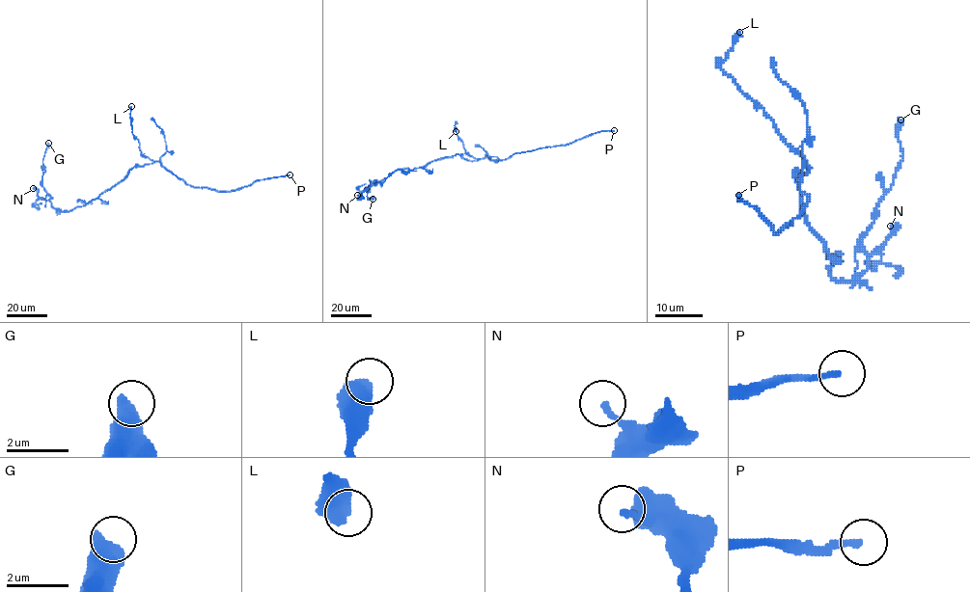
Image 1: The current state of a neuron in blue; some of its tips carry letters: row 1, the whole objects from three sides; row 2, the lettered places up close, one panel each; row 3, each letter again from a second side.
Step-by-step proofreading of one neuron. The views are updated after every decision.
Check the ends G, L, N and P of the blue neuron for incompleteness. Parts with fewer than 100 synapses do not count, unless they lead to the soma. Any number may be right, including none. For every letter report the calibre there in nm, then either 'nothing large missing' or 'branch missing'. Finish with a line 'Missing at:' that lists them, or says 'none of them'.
G: 650 nm | nothing large missing
L: 750 nm | nothing large missing
N: 200 nm | nothing large missing
P: 180 nm | branch missing
Missing at: P

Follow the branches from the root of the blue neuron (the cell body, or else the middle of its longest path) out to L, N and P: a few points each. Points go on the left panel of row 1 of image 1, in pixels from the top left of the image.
L: (133, 168), (154, 161), (141, 153), (130, 124), (131, 106)
N: (133, 168), (124, 179), (96, 198), (69, 210), (54, 208), (33, 188)
P: (133, 168), (159, 161), (187, 184), (217, 191), (236, 190), (257, 180), (290, 174)

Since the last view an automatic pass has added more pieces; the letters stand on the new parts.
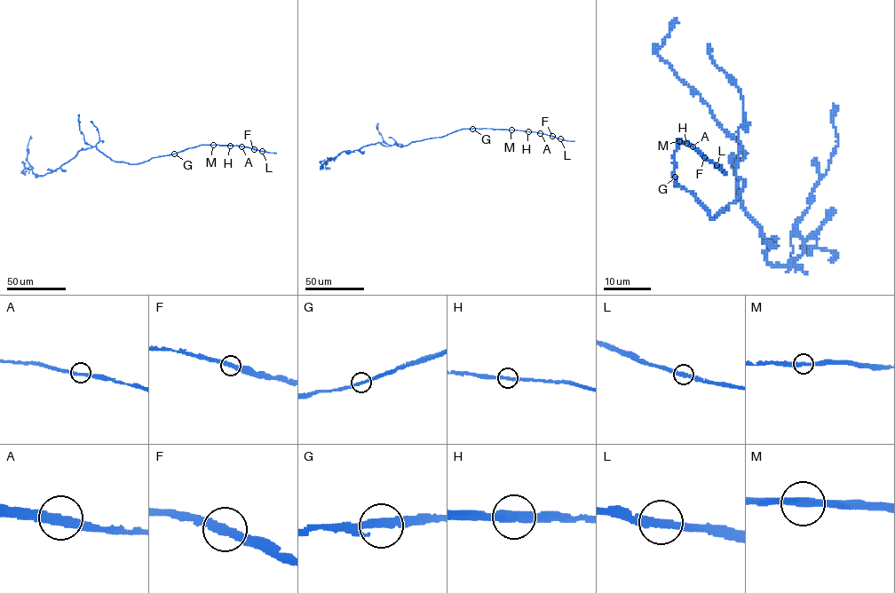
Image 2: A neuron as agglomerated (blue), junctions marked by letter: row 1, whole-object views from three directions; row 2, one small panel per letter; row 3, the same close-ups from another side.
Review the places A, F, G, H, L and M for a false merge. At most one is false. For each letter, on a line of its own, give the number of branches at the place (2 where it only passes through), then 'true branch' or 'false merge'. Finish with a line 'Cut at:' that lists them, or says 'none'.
A: 2 | true branch
F: 2 | true branch
G: 2 | true branch
H: 2 | true branch
L: 2 | true branch
M: 2 | true branch
Cut at: none

